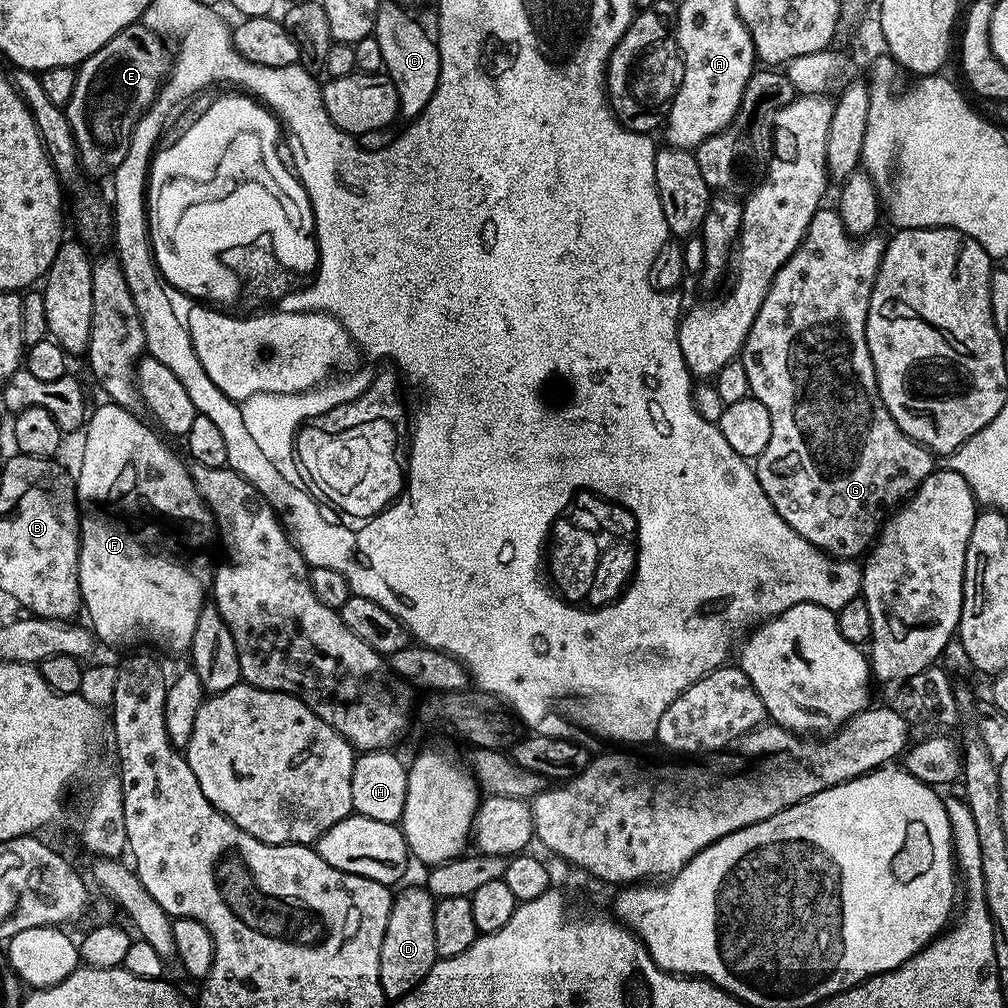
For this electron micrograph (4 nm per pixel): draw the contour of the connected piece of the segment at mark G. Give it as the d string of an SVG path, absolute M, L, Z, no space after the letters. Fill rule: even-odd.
M821 206L814 214L794 254L790 254L790 258L773 277L768 293L762 298L762 304L758 306L754 324L750 326L750 332L746 334L744 348L738 357L742 366L746 366L746 378L750 378L751 395L758 402L762 402L766 410L770 410L770 442L766 442L766 450L762 450L762 454L754 460L756 477L762 490L766 490L766 498L770 498L774 510L778 510L778 514L782 514L784 521L798 534L802 534L806 542L810 542L815 548L821 548L823 552L829 552L832 556L841 558L863 557L872 548L893 509L901 502L907 501L923 480L934 471L933 453L917 440L911 440L900 429L898 422L890 418L890 410L886 410L878 390L874 362L870 358L870 346L866 346L866 318L870 306L870 294L874 290L885 243L885 237L882 238L879 234L863 238L849 236L846 226L842 226L842 218L835 207Z

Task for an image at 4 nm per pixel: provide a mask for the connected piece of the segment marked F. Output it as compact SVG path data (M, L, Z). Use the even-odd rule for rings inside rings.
M104 402L101 408L93 407L83 429L84 453L80 456L80 473L75 473L76 498L80 518L80 553L78 554L78 586L83 611L88 611L87 623L90 625L95 639L104 644L149 644L152 648L161 648L164 652L187 653L192 646L194 626L198 626L198 614L206 607L210 596L210 585L214 575L211 567L204 565L200 556L192 551L200 548L214 536L212 512L206 502L198 494L196 484L192 481L189 465L179 460L166 445L160 441L161 435L155 427L147 428L135 412L127 412L117 404Z

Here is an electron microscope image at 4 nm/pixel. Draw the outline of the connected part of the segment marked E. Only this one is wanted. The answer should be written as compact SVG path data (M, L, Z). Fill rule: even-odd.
M137 22L123 28L106 46L102 46L92 56L87 56L79 65L74 82L74 94L70 94L70 102L66 109L72 133L76 139L76 152L80 156L80 166L85 173L92 176L111 177L118 166L126 158L130 150L132 132L136 123L144 117L144 111L156 100L169 71L170 52L164 49L165 41L156 33Z

